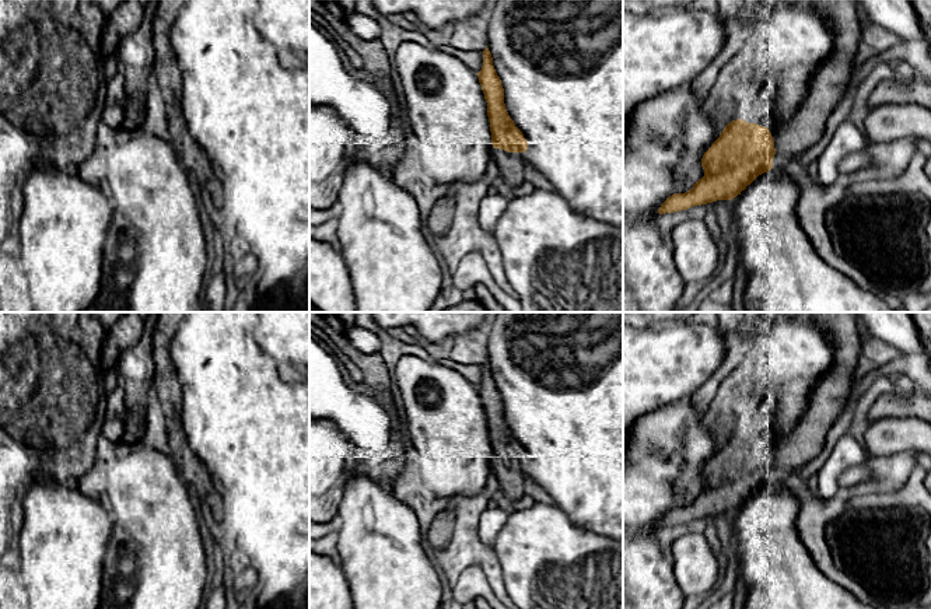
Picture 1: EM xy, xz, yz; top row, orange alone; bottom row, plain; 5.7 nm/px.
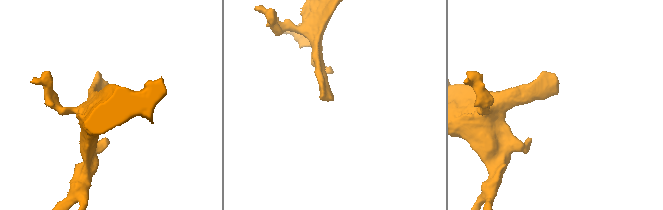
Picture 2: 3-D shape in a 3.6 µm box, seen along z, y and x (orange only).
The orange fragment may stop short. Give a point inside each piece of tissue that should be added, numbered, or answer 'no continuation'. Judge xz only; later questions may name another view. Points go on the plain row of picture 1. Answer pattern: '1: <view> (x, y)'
1: xz (511, 479)

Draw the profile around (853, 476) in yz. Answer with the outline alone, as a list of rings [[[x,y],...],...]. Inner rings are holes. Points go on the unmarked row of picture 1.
[[[862,463],[860,466],[847,469],[839,477],[839,487],[854,487],[869,479],[874,479],[874,475],[867,469],[867,465]]]

